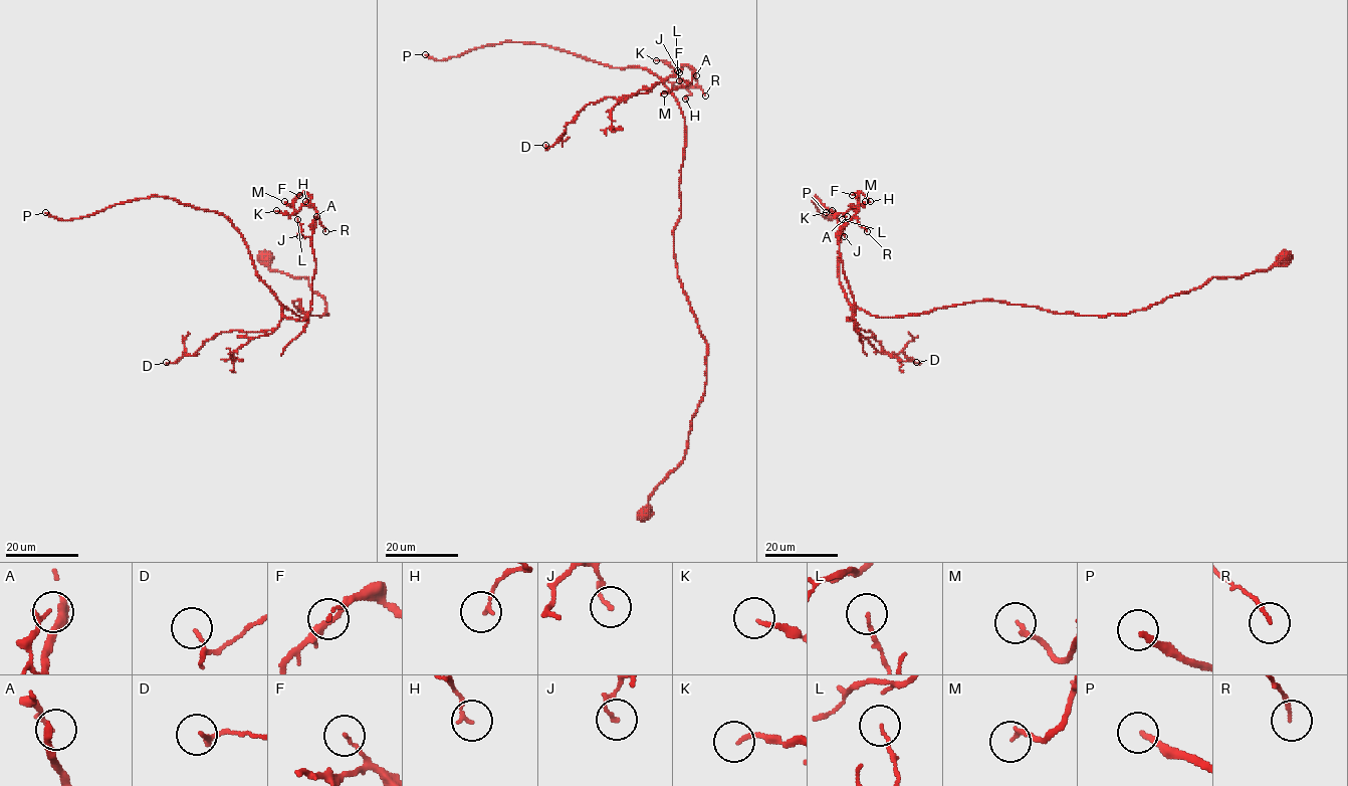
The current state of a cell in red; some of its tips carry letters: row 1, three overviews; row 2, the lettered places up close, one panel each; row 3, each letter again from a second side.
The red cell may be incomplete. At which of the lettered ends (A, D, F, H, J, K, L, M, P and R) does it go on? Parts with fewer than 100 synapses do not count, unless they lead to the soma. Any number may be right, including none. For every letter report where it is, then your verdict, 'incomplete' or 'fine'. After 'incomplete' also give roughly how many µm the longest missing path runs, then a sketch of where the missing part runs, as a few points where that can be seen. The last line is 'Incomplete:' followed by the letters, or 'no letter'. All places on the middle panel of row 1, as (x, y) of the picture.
A: place (696, 75); fine
D: place (545, 145); fine
F: place (679, 80); fine
H: place (685, 99); fine
J: place (679, 72); fine
K: place (656, 60); fine
L: place (677, 70); fine
M: place (664, 93); fine
P: place (425, 54); incomplete; missing 160 µm
R: place (705, 95); fine
Incomplete: P

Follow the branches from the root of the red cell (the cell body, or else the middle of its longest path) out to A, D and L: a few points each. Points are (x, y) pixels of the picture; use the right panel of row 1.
A: (1285, 257), (1126, 314), (975, 301), (895, 317), (852, 307), (850, 321), (854, 302), (840, 251), (847, 216)
D: (1285, 257), (1126, 314), (992, 301), (895, 317), (851, 309), (855, 329), (916, 362)
L: (1285, 257), (1126, 314), (975, 301), (895, 317), (852, 307), (850, 321), (854, 302), (836, 236), (842, 219)

